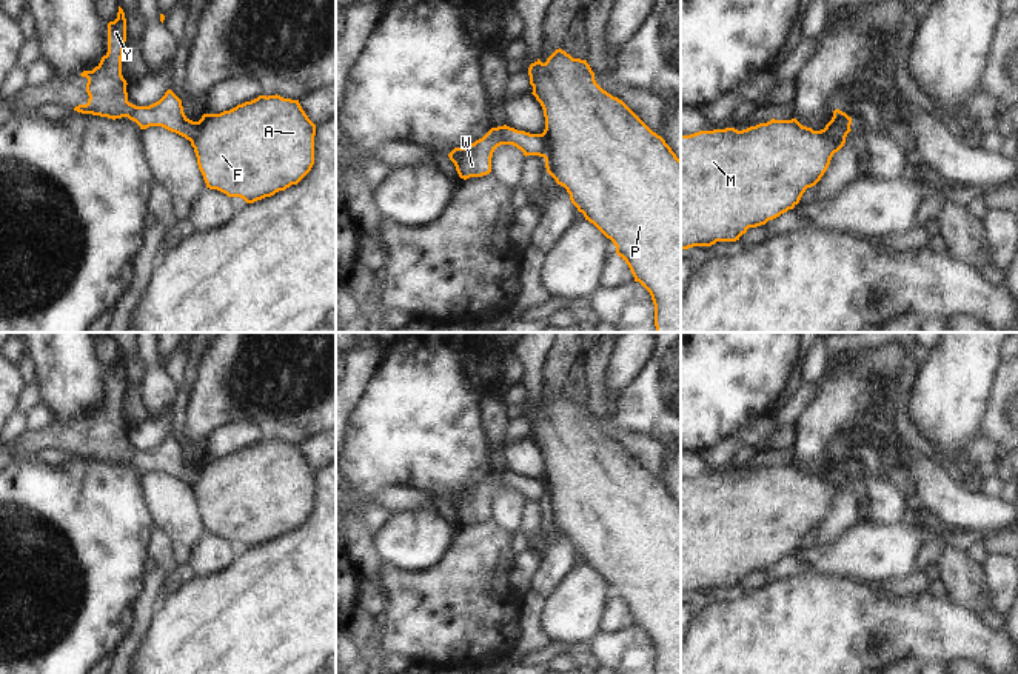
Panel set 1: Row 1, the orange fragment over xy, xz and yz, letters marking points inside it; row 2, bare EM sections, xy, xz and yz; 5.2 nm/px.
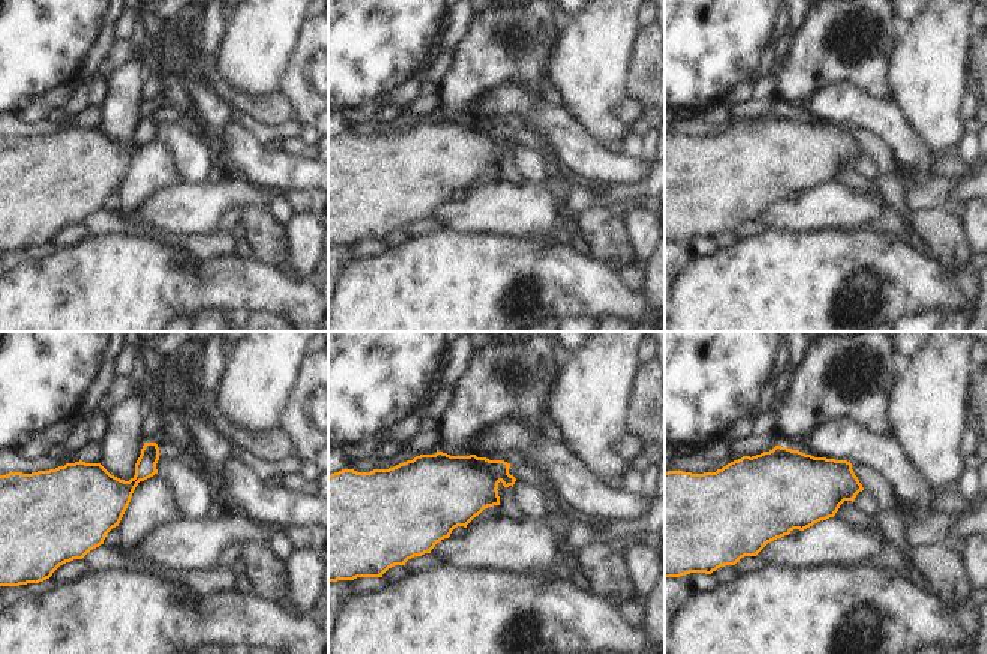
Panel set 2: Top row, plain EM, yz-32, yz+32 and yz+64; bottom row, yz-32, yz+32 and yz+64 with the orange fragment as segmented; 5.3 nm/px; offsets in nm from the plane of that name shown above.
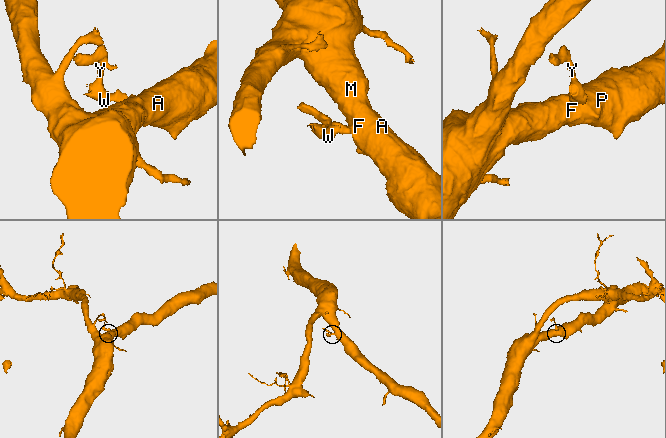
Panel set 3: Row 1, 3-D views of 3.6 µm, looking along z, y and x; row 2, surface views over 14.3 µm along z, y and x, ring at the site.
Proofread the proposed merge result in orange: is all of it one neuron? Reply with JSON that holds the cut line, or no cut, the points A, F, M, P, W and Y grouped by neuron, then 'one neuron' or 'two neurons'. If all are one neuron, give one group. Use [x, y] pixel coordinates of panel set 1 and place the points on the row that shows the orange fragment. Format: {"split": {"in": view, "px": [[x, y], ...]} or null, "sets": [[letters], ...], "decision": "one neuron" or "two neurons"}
{"split": {"in": "yz", "px": [[827, 123], [827, 130], [833, 136], [844, 139]]}, "sets": [["A", "F", "M", "P"], ["W", "Y"]], "decision": "two neurons"}

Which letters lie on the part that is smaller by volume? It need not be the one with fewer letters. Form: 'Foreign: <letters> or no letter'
Foreign: W, Y

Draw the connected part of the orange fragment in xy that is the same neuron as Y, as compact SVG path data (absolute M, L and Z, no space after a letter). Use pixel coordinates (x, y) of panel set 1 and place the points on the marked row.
M119 6L117 18L108 23L108 52L92 71L80 74L88 78L88 103L75 106L74 111L112 120L128 117L140 129L162 126L193 142L199 132L199 122L185 115L182 100L171 89L149 106L136 106L128 102L128 83L122 75L125 42L126 18Z

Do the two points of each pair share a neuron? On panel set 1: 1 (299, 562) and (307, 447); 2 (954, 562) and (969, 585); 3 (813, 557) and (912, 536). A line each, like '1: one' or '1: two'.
1: two
2: one
3: one

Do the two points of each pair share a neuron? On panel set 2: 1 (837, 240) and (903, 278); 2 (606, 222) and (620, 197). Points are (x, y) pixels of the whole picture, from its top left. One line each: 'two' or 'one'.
1: one
2: two

